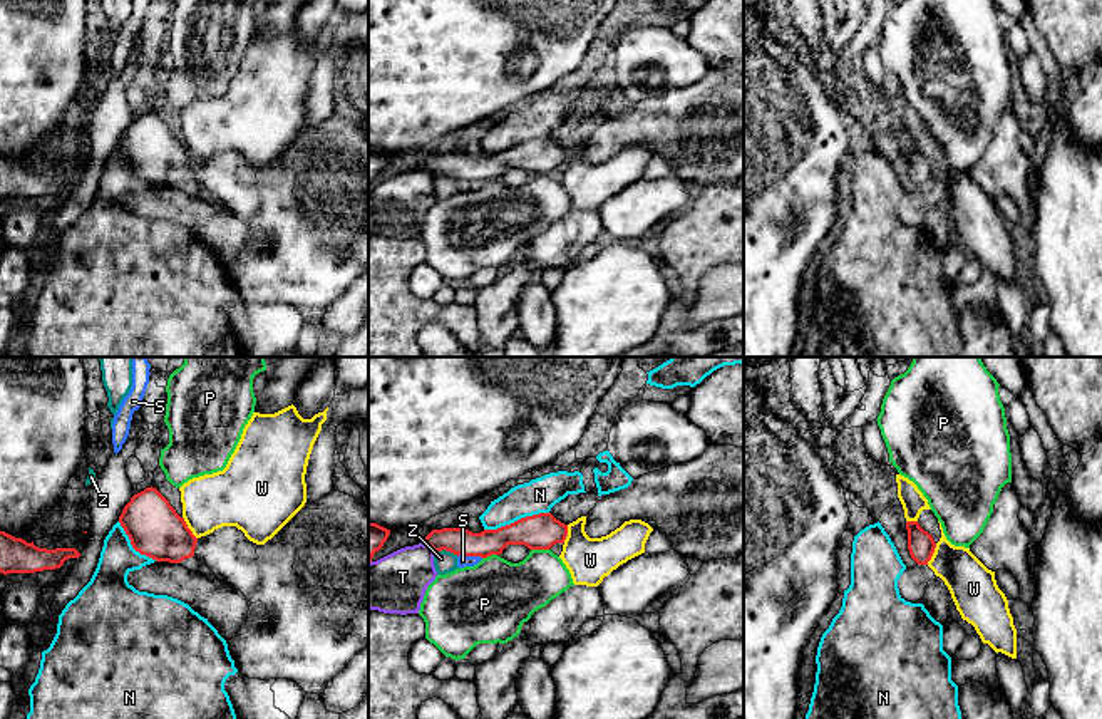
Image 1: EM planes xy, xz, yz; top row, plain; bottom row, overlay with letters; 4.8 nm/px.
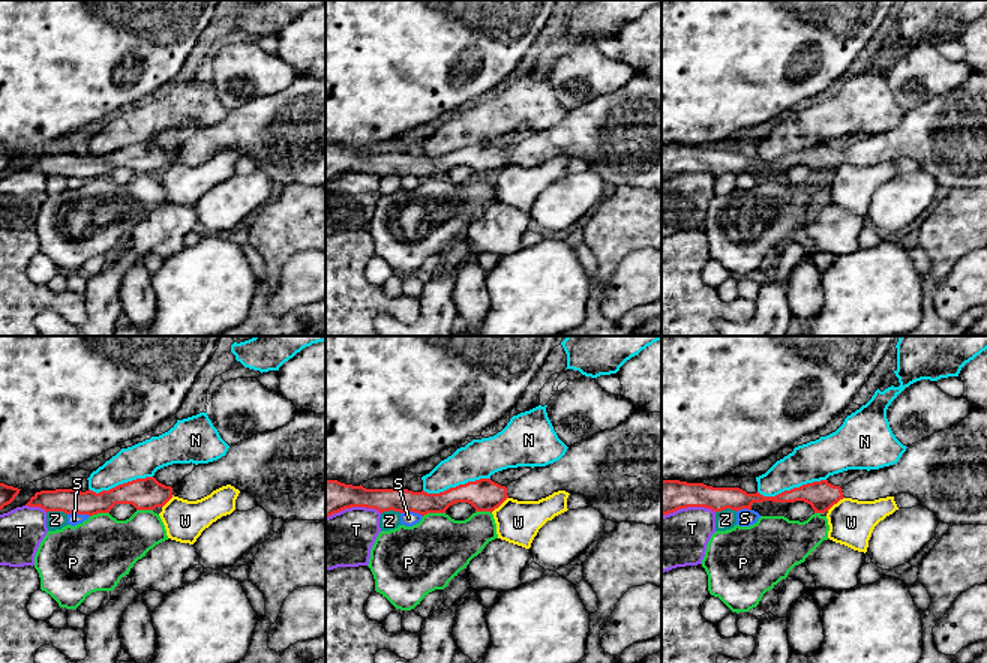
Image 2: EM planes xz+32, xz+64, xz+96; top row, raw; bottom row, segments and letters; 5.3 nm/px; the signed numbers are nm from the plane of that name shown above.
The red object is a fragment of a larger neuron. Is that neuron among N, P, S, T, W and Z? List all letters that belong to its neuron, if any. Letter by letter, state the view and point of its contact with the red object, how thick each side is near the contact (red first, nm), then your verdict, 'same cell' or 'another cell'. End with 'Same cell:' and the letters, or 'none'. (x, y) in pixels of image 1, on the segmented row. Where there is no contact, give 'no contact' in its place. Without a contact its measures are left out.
N: xz (518, 520) | 180/170 nm | another cell
P: xz (540, 548) | 180/280 nm | another cell
S: xz (469, 555) | 130/50 nm | another cell
T: xz (429, 545) | 130/280 nm | another cell
W: xy (188, 528) | 260/280 nm | another cell
Z: xz (448, 550) | 130/110 nm | another cell
Same cell: none

